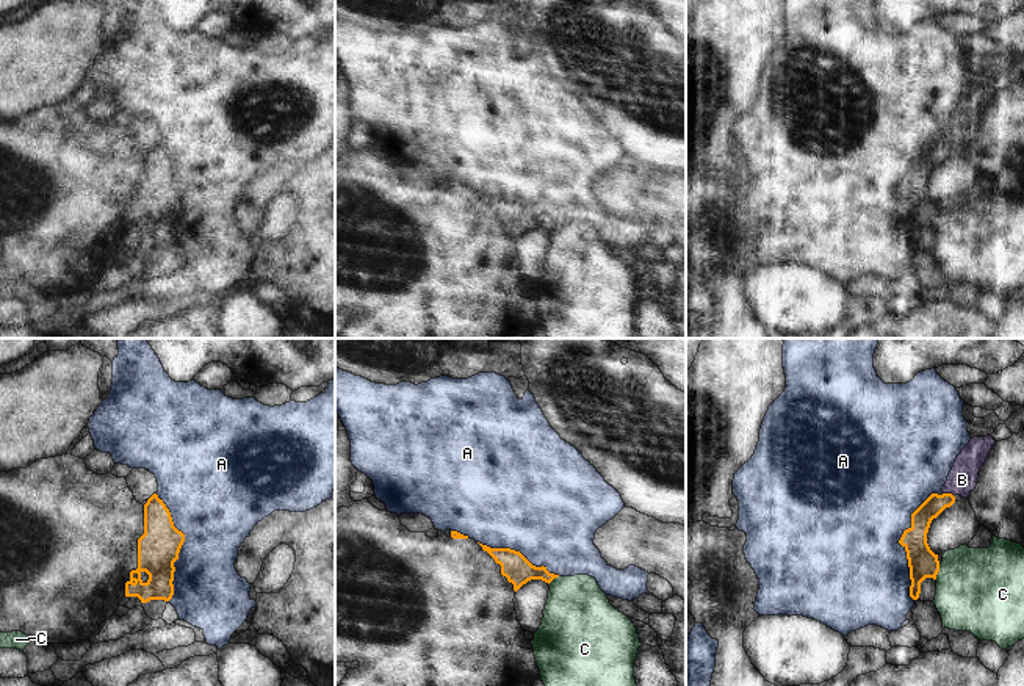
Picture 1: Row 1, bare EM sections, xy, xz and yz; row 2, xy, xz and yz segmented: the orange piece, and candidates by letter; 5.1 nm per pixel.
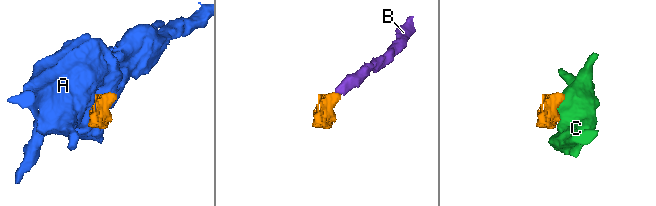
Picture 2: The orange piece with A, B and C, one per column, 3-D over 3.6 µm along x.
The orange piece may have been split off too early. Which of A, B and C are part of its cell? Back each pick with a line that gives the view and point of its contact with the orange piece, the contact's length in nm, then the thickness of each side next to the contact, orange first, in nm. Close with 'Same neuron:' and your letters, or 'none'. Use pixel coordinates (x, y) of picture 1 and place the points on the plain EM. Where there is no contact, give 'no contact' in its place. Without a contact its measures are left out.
B: meets orange in yz at (949, 143); contact 70 nm long; 110 nm thick on the orange side, 150 nm on the other
Same neuron: B

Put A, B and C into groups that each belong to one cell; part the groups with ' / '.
A / B / C

